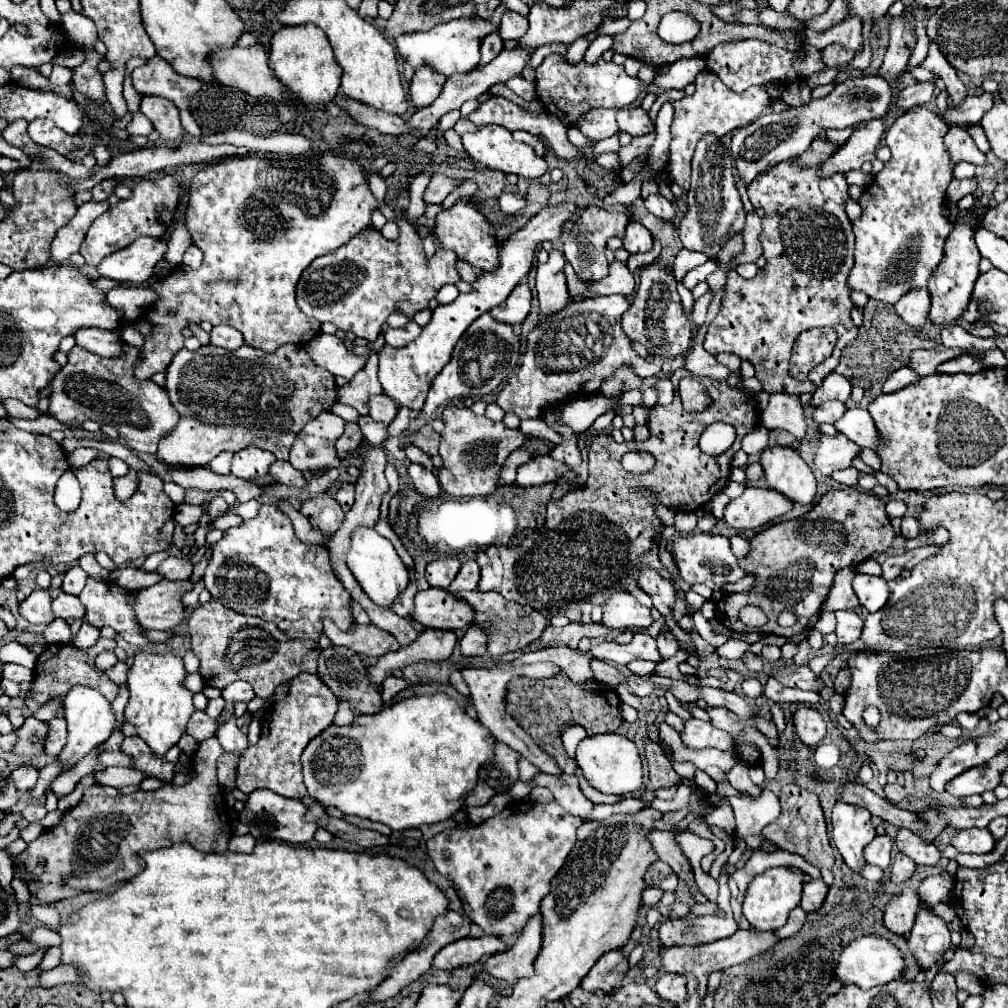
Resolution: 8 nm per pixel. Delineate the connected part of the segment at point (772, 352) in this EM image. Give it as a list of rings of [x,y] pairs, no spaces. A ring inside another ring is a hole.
[[[784,161],[770,169],[768,173],[762,173],[748,185],[748,195],[754,207],[764,211],[762,217],[762,255],[766,259],[766,267],[758,271],[754,279],[744,279],[736,273],[728,275],[726,293],[722,299],[720,313],[710,323],[704,349],[710,355],[716,353],[736,353],[738,357],[746,357],[754,369],[756,379],[762,383],[762,389],[766,393],[812,393],[824,377],[834,371],[840,361],[842,349],[856,339],[858,327],[850,319],[850,289],[846,287],[846,279],[850,269],[854,267],[854,233],[850,227],[850,219],[846,217],[844,205],[848,199],[848,183],[844,175],[834,175],[828,179],[818,179],[816,175],[818,167],[814,169],[800,169],[798,165]],[[812,327],[832,327],[838,335],[836,347],[832,356],[816,366],[806,378],[806,381],[796,381],[788,373],[788,363],[792,355],[794,339]]]

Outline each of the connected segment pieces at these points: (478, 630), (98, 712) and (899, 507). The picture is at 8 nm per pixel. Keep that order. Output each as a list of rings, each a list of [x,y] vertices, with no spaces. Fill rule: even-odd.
[[[470,625],[460,641],[460,649],[464,655],[482,655],[486,653],[486,641],[486,631],[480,625]]]
[[[74,687],[70,689],[70,693],[66,695],[66,701],[64,701],[64,719],[68,721],[68,743],[66,747],[56,755],[58,759],[58,765],[68,771],[72,769],[86,753],[90,753],[94,747],[98,747],[100,743],[104,743],[114,725],[116,725],[116,719],[114,719],[114,713],[112,713],[112,707],[110,707],[110,701],[106,701],[106,697],[102,693],[98,693],[96,689],[90,689],[90,687]]]
[[[890,499],[890,501],[886,503],[886,515],[888,515],[890,519],[894,519],[894,517],[902,517],[904,511],[906,511],[906,505],[904,505],[902,501],[894,501],[894,499]]]

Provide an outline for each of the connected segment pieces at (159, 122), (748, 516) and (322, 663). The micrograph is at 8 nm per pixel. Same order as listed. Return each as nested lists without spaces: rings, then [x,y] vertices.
[[[144,97],[140,111],[152,121],[154,129],[170,147],[178,147],[182,143],[184,129],[180,125],[178,109],[172,101],[162,97]]]
[[[746,487],[738,499],[732,499],[724,511],[724,521],[734,529],[760,529],[768,521],[788,513],[794,503],[776,489]]]
[[[328,647],[320,653],[318,659],[318,675],[322,677],[322,681],[338,695],[346,695],[348,697],[348,705],[354,711],[354,715],[374,715],[382,709],[382,699],[380,693],[376,691],[376,685],[372,685],[368,681],[366,675],[366,665],[360,661],[360,657],[346,649],[346,647]]]

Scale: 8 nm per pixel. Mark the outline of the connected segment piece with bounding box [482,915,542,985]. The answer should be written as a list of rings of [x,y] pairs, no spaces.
[[[534,915],[524,927],[518,941],[504,953],[492,955],[484,961],[482,969],[508,985],[514,985],[518,979],[534,975],[534,959],[540,951],[542,943],[542,917]]]

